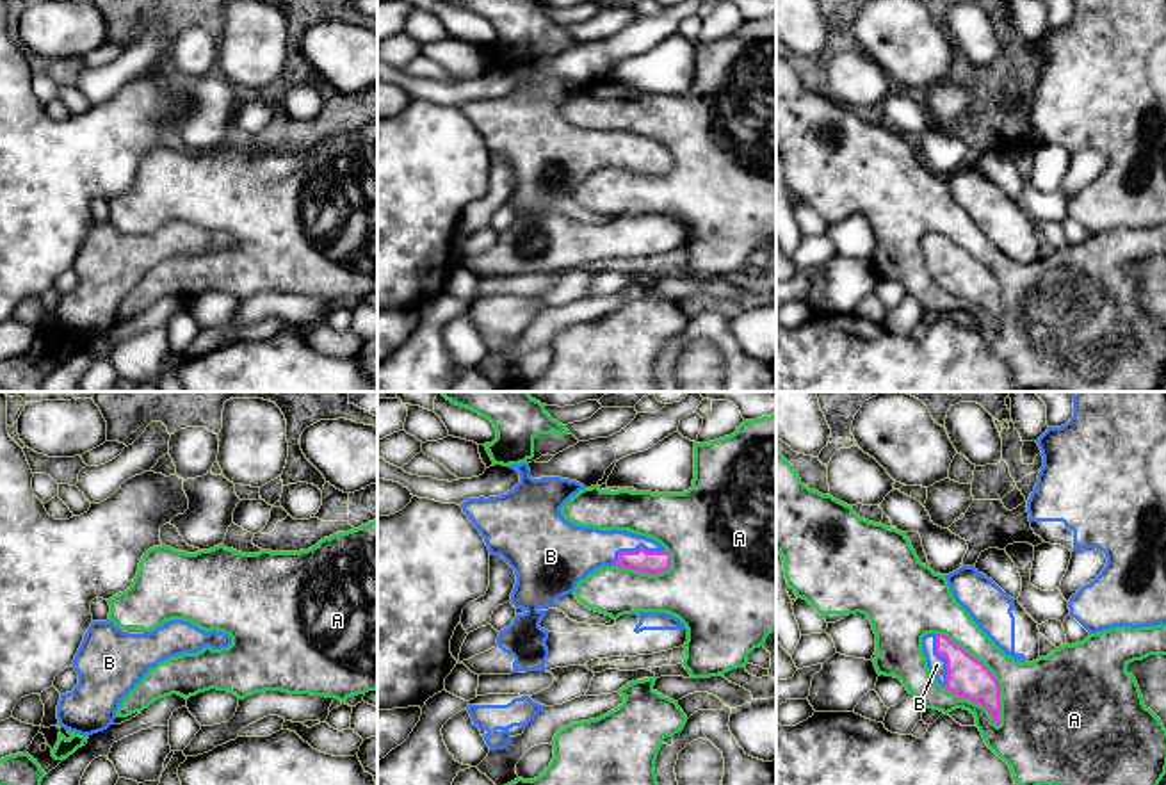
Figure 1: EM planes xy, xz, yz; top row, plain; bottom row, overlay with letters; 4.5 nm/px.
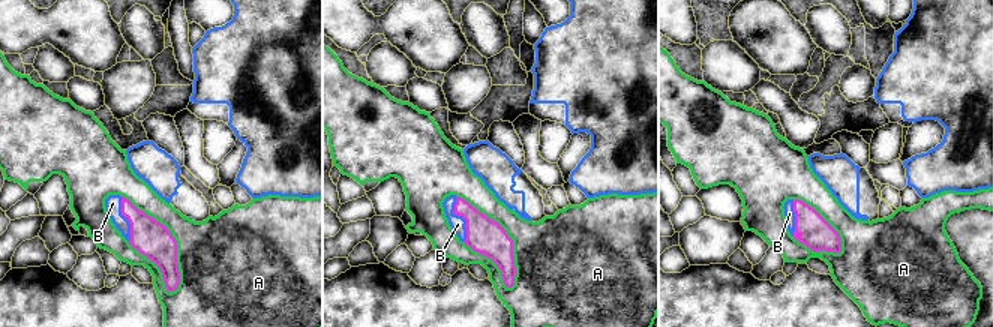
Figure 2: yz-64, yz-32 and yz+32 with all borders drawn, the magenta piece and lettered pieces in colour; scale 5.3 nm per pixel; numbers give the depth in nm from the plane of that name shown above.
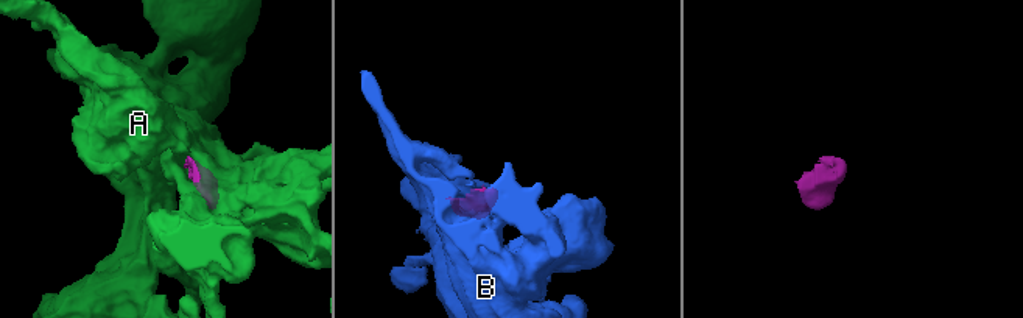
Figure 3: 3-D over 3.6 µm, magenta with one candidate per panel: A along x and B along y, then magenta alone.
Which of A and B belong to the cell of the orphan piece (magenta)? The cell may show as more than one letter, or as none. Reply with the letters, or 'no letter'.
B

